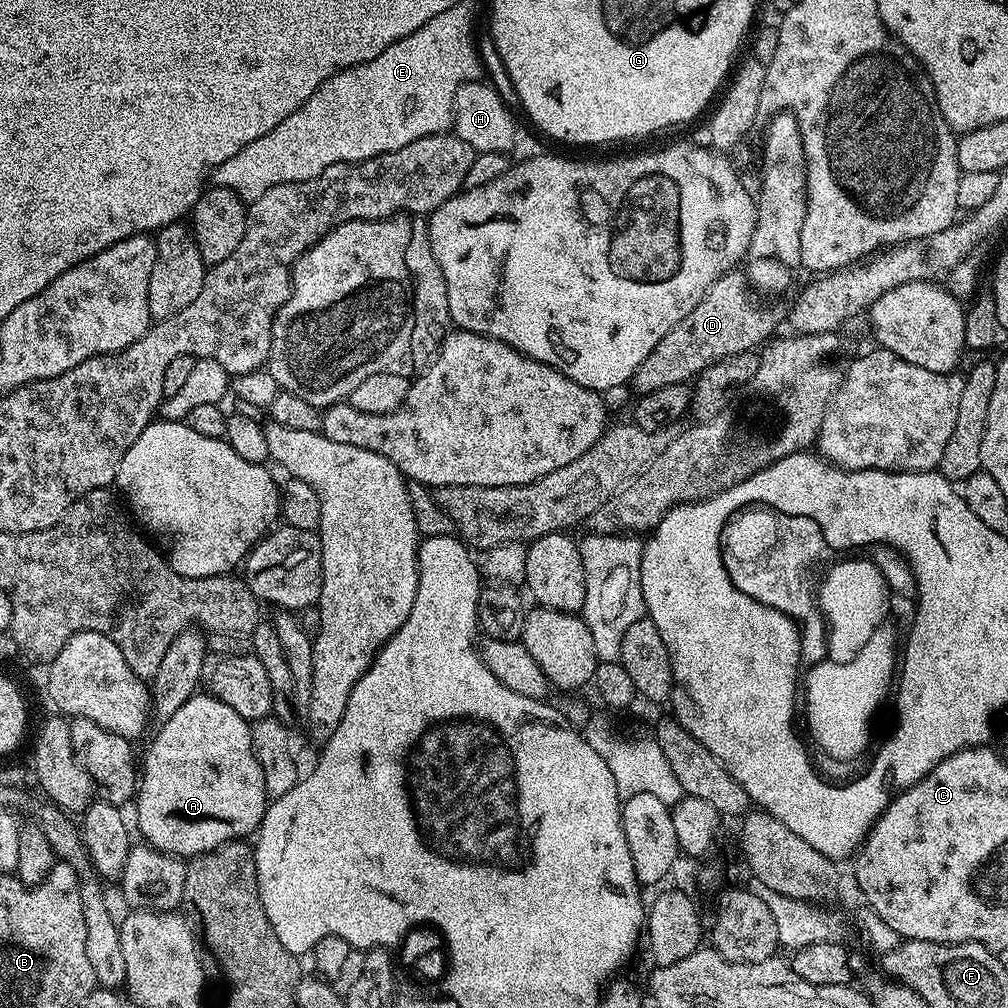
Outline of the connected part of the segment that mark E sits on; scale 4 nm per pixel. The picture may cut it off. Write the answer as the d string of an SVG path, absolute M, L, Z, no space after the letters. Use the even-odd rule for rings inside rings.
M464 2L450 6L438 18L430 18L414 34L394 42L378 58L365 64L355 64L341 72L336 72L294 114L282 118L270 134L254 138L234 158L226 158L222 166L212 171L210 180L217 188L234 190L238 198L251 202L262 198L266 190L286 182L306 182L318 178L326 166L335 164L357 164L360 160L369 160L378 154L397 152L402 146L410 146L418 138L438 136L452 128L452 107L458 90L468 81L477 79L480 73L480 56L476 53L476 44L472 41L472 8Z

